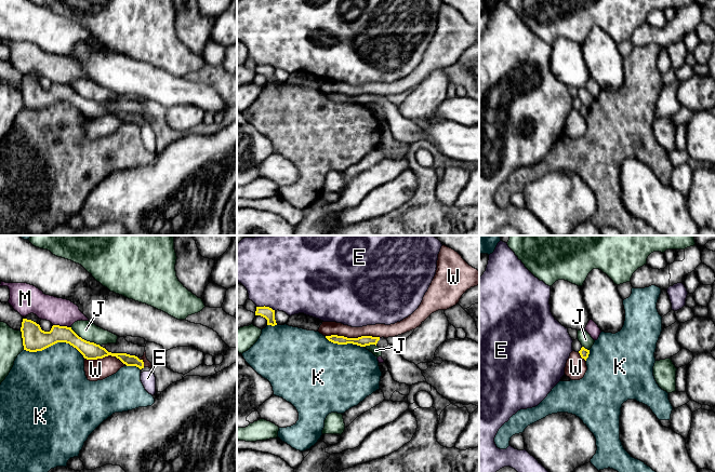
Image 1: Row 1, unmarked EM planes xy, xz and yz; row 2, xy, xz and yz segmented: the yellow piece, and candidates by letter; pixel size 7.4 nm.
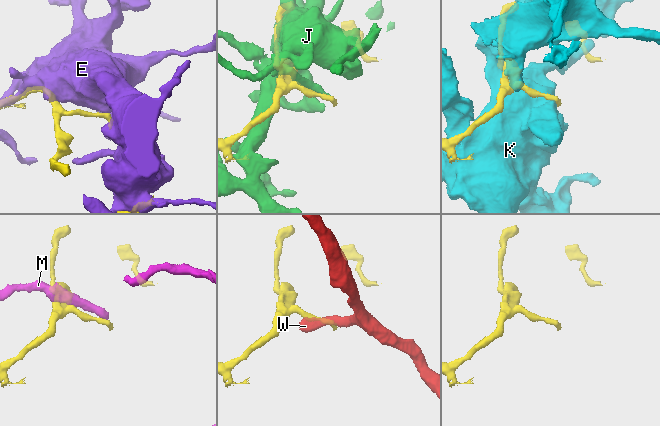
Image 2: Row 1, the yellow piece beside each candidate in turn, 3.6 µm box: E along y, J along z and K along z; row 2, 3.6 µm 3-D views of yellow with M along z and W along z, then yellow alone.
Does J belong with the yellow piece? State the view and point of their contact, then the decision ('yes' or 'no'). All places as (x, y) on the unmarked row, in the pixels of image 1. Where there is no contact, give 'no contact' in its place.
meets yellow in xy at (85, 98); yes

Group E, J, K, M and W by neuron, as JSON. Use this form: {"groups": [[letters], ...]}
{"groups": [["E"], ["J"], ["K"], ["M"], ["W"]]}

